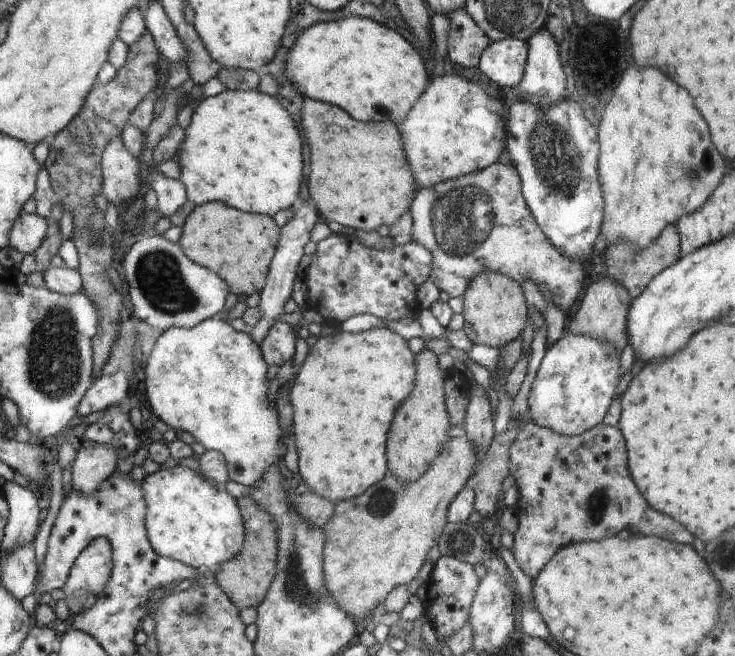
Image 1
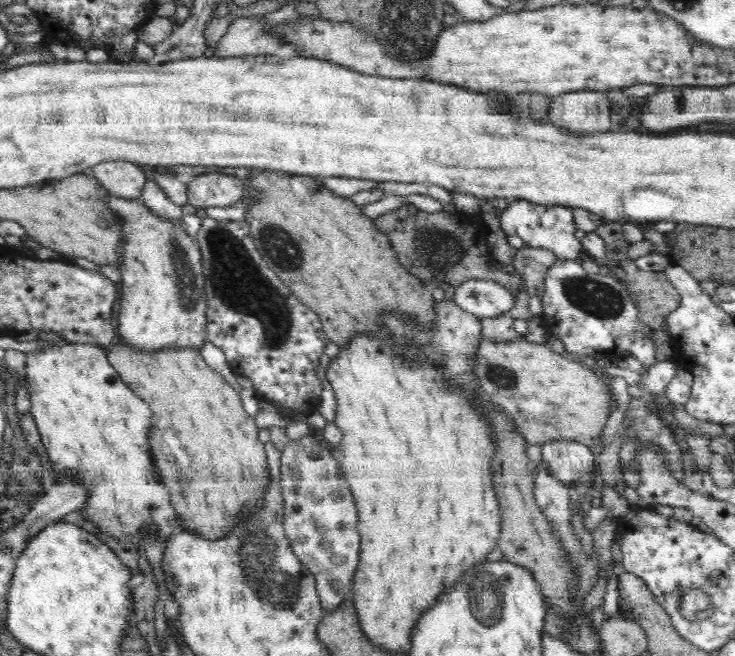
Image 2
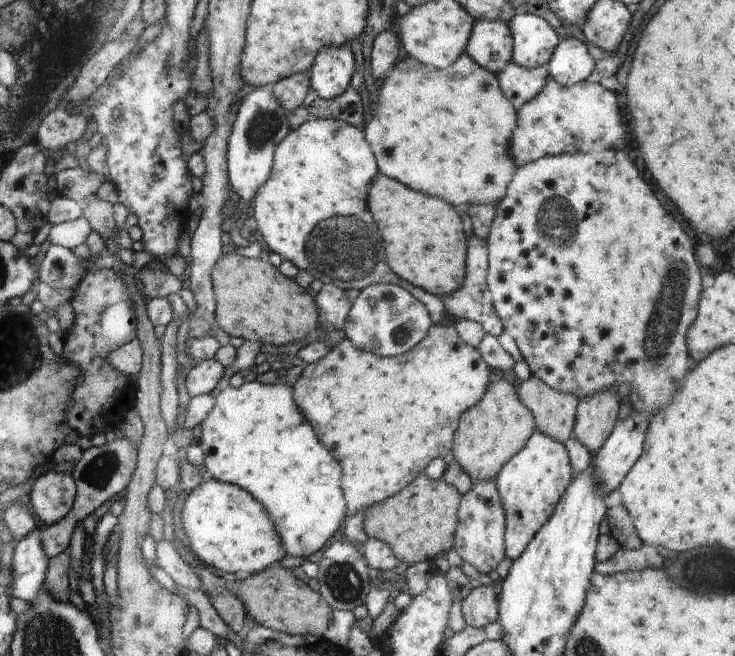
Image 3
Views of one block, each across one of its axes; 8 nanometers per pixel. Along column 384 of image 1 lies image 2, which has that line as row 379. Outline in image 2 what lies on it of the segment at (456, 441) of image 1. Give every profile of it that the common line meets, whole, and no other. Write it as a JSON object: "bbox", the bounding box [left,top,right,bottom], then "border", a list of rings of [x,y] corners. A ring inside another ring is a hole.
{"bbox":[474,336,610,456],"border":[[[484,336],[481,339],[474,366],[479,382],[478,394],[488,398],[494,407],[506,414],[516,432],[520,432],[529,445],[543,445],[547,441],[558,440],[579,441],[590,447],[594,456],[601,452],[598,436],[610,414],[610,388],[602,378],[585,366],[552,352],[546,345],[528,342],[524,336],[506,343],[493,342]]]}

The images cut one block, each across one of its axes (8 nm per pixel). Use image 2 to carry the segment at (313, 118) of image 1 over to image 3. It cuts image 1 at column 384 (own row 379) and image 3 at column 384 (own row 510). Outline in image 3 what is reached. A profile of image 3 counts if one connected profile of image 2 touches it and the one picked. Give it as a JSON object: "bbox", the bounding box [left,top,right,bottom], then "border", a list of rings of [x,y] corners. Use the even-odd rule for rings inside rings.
{"bbox":[369,173,466,297],"border":[[[380,173],[369,191],[386,244],[387,263],[403,279],[437,297],[460,291],[466,277],[466,236],[454,206],[438,197],[416,192]]]}

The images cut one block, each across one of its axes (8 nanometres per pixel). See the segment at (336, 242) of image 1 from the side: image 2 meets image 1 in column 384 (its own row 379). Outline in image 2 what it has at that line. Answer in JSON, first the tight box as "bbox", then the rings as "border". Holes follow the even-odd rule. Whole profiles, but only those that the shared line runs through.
{"bbox":[195,217,329,412],"border":[[[210,217],[202,220],[202,226],[198,230],[195,240],[203,258],[208,303],[206,340],[224,351],[227,365],[234,375],[246,376],[254,382],[258,396],[290,412],[312,412],[320,406],[322,383],[316,376],[316,368],[329,340],[318,315],[292,296],[291,289],[281,283],[281,279],[266,265],[249,232],[248,222],[244,219],[240,222],[221,222]]]}

